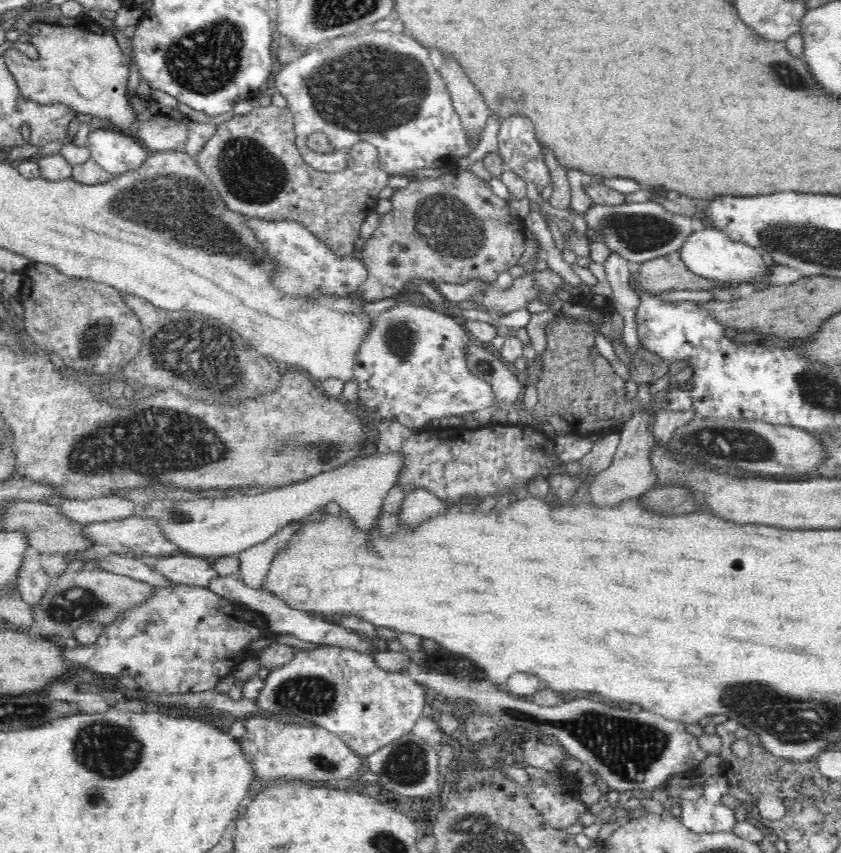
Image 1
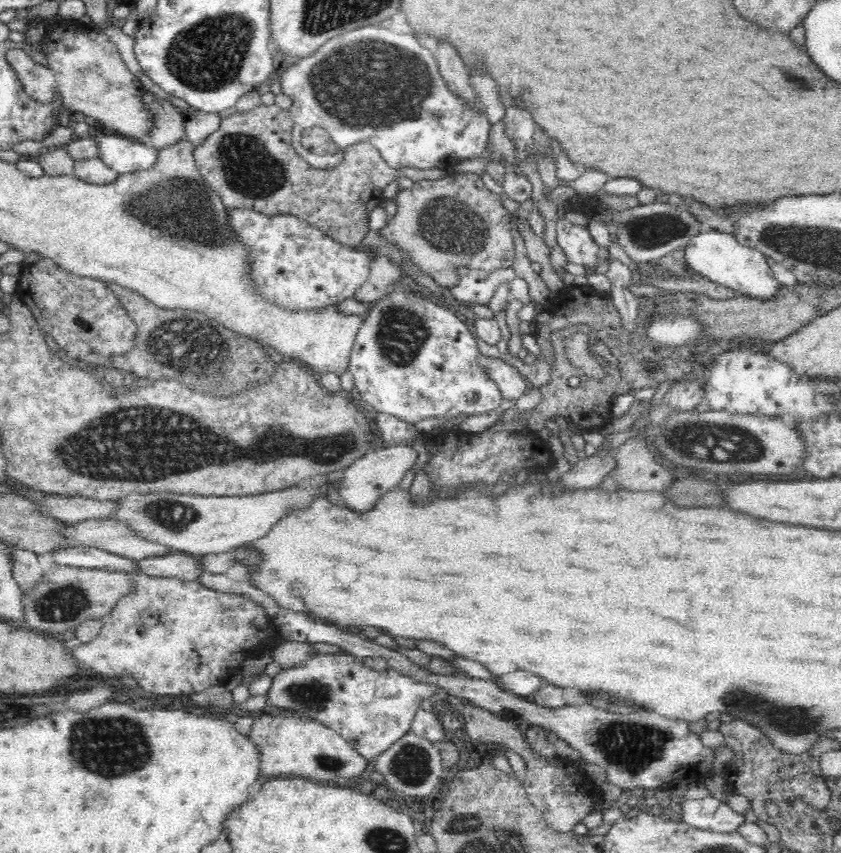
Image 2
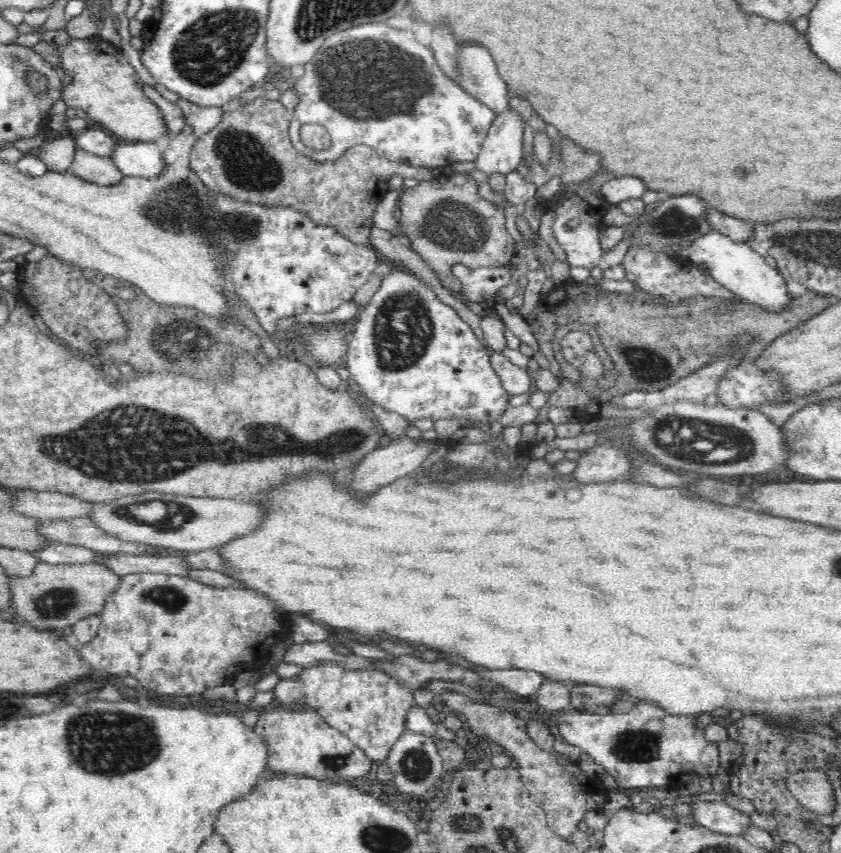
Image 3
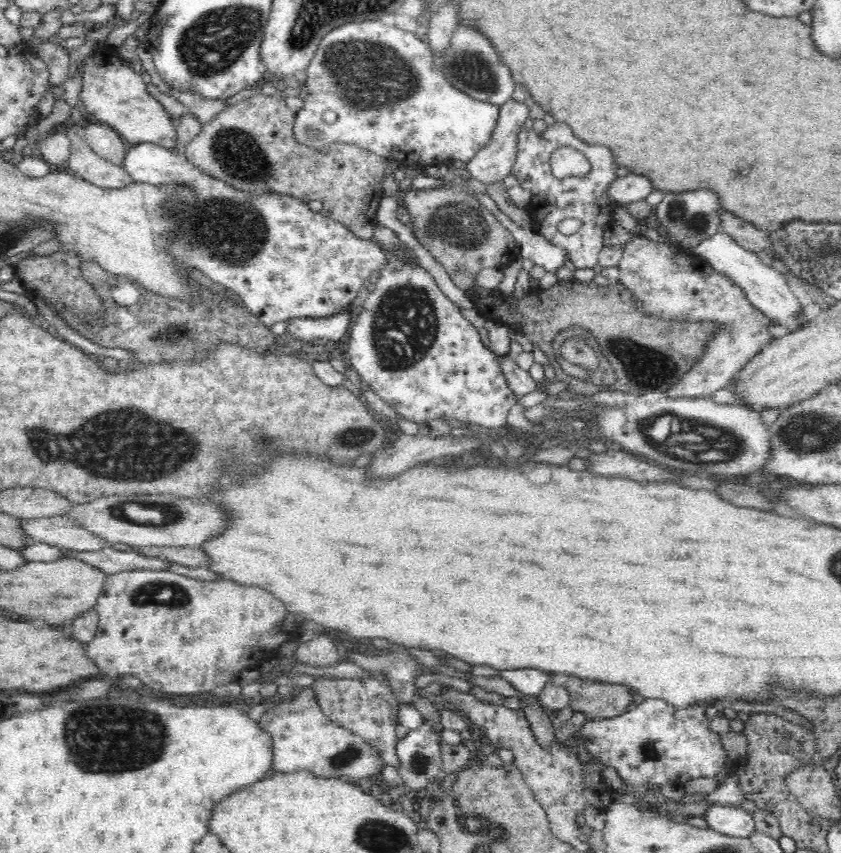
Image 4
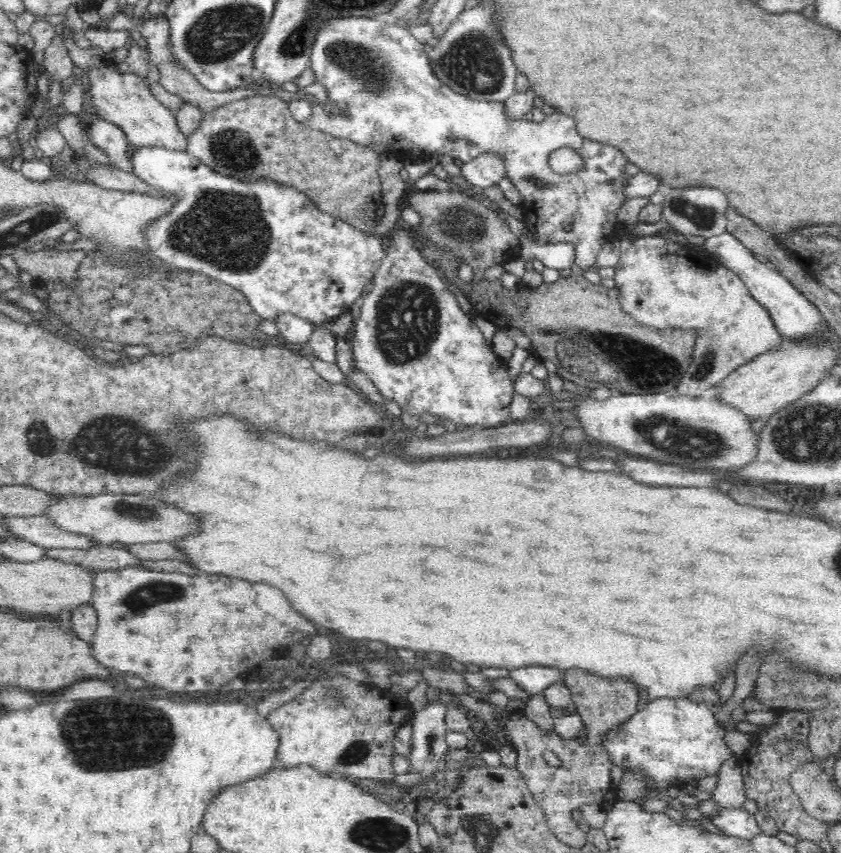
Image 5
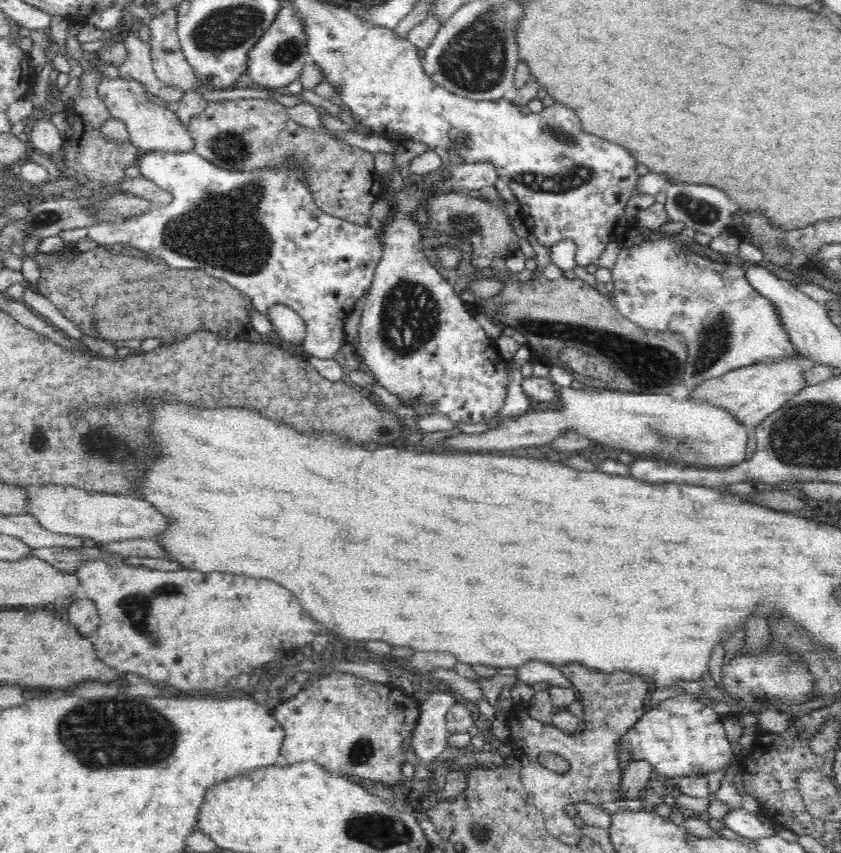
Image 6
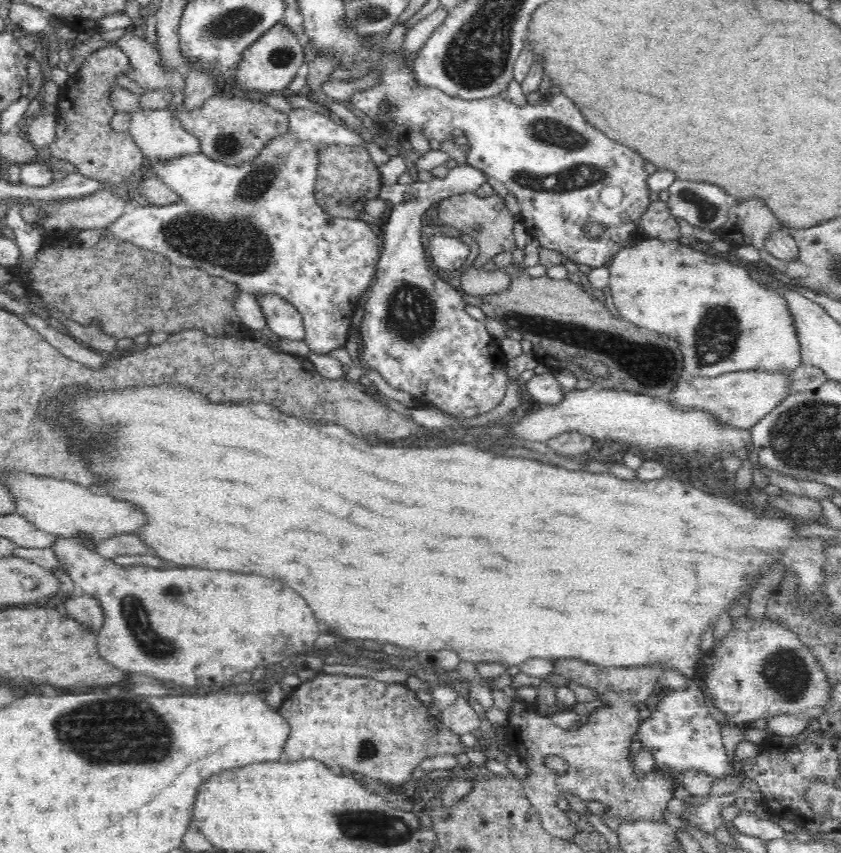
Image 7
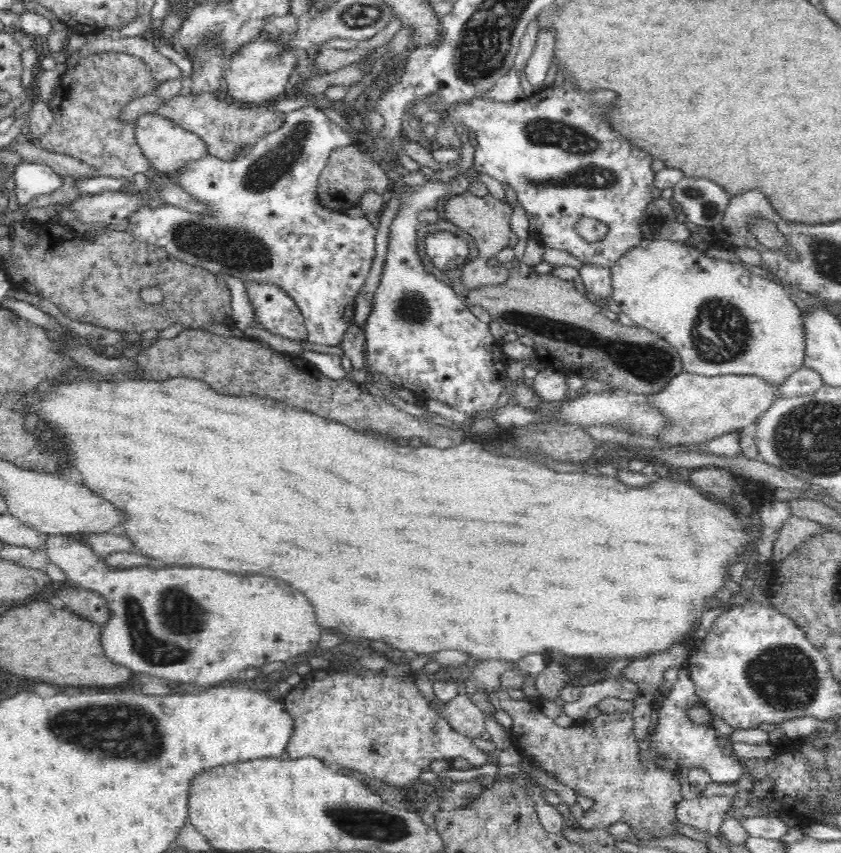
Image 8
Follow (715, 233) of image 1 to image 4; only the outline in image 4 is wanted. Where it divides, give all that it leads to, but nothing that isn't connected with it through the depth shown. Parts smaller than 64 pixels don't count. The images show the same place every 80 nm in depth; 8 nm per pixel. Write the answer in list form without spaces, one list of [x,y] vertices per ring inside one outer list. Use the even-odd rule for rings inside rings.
[[[718,232],[712,236],[706,236],[694,248],[688,248],[685,251],[685,254],[692,254],[700,260],[704,260],[714,271],[728,277],[734,285],[738,285],[746,293],[746,298],[775,324],[796,330],[808,320],[802,312],[802,306],[798,303],[796,296],[790,291],[786,283],[786,276],[775,267],[764,265],[755,252],[736,244],[734,239],[726,233]]]

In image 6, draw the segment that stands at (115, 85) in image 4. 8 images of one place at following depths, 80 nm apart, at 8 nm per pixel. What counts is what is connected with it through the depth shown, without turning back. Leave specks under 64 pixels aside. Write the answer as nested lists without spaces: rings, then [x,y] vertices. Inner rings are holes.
[[[102,74],[96,93],[102,99],[109,118],[119,120],[129,134],[130,142],[141,151],[192,151],[194,139],[189,130],[182,125],[177,117],[175,108],[154,104],[146,95],[146,87],[132,78],[122,78],[120,75],[114,79]]]

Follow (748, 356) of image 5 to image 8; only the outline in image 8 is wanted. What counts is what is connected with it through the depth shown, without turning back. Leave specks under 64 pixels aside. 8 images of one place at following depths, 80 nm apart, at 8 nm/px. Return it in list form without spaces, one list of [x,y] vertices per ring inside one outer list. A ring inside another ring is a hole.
[[[642,239],[638,246],[630,248],[628,252],[622,254],[610,267],[612,273],[610,280],[611,296],[610,303],[619,312],[627,314],[638,327],[657,332],[664,340],[677,348],[683,364],[683,372],[688,374],[698,374],[702,376],[721,375],[755,375],[772,384],[782,384],[796,370],[804,365],[804,327],[802,327],[802,311],[798,309],[796,303],[790,298],[789,293],[774,282],[758,277],[740,264],[728,262],[726,260],[714,259],[704,252],[690,247],[683,241],[669,241],[662,239]]]

